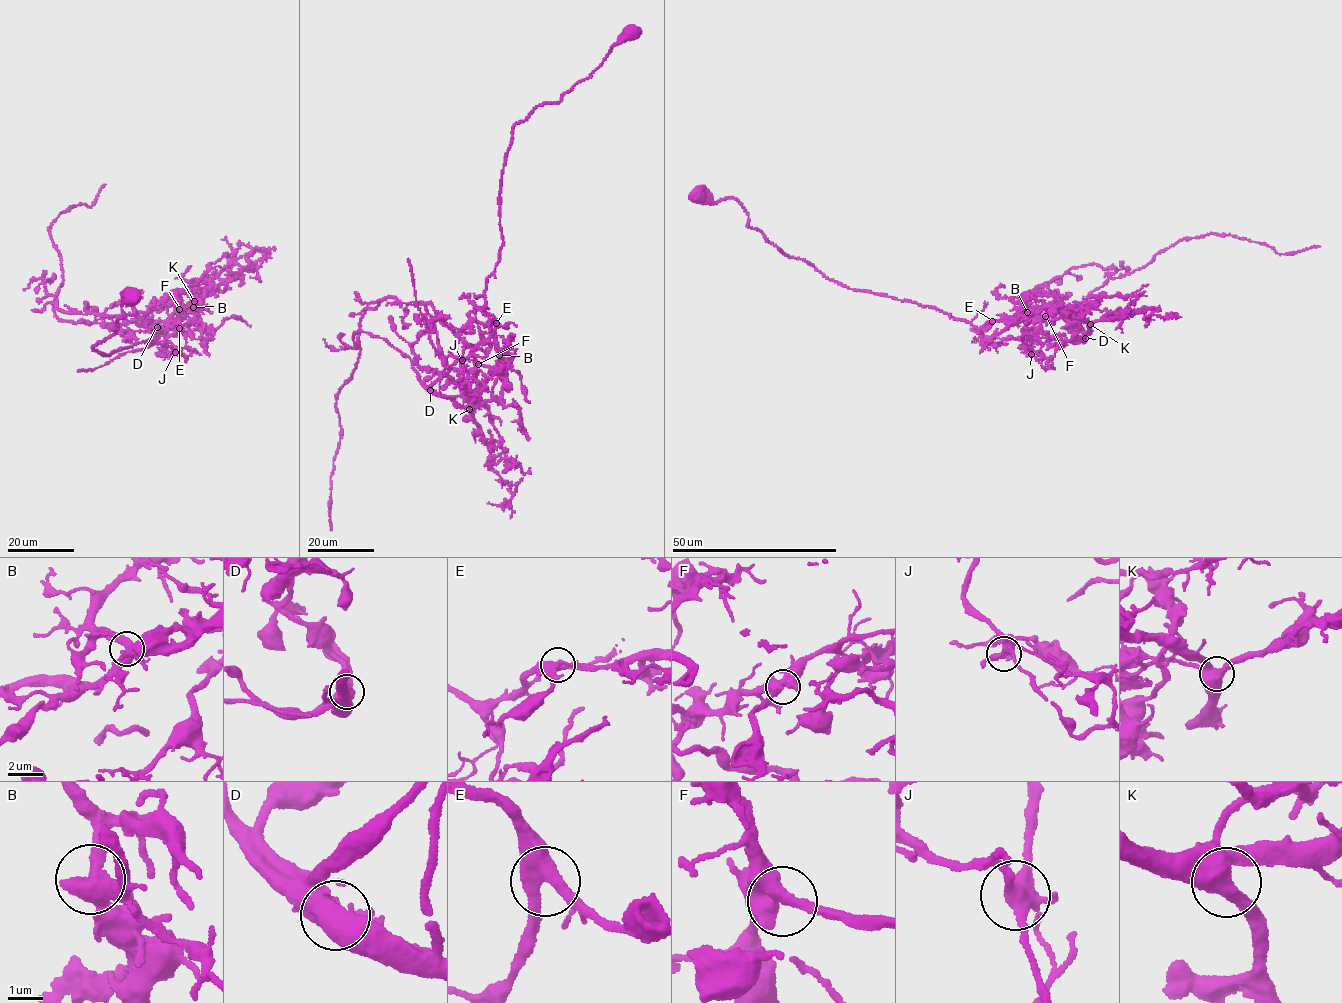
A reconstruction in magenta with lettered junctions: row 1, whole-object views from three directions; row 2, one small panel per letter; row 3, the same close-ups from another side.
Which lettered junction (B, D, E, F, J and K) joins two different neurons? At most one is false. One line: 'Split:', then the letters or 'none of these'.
Split: D

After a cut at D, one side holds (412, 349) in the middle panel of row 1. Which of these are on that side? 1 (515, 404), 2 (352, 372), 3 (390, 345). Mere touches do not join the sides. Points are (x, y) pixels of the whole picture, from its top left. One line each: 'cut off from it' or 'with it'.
1: cut off from it
2: cut off from it
3: cut off from it

